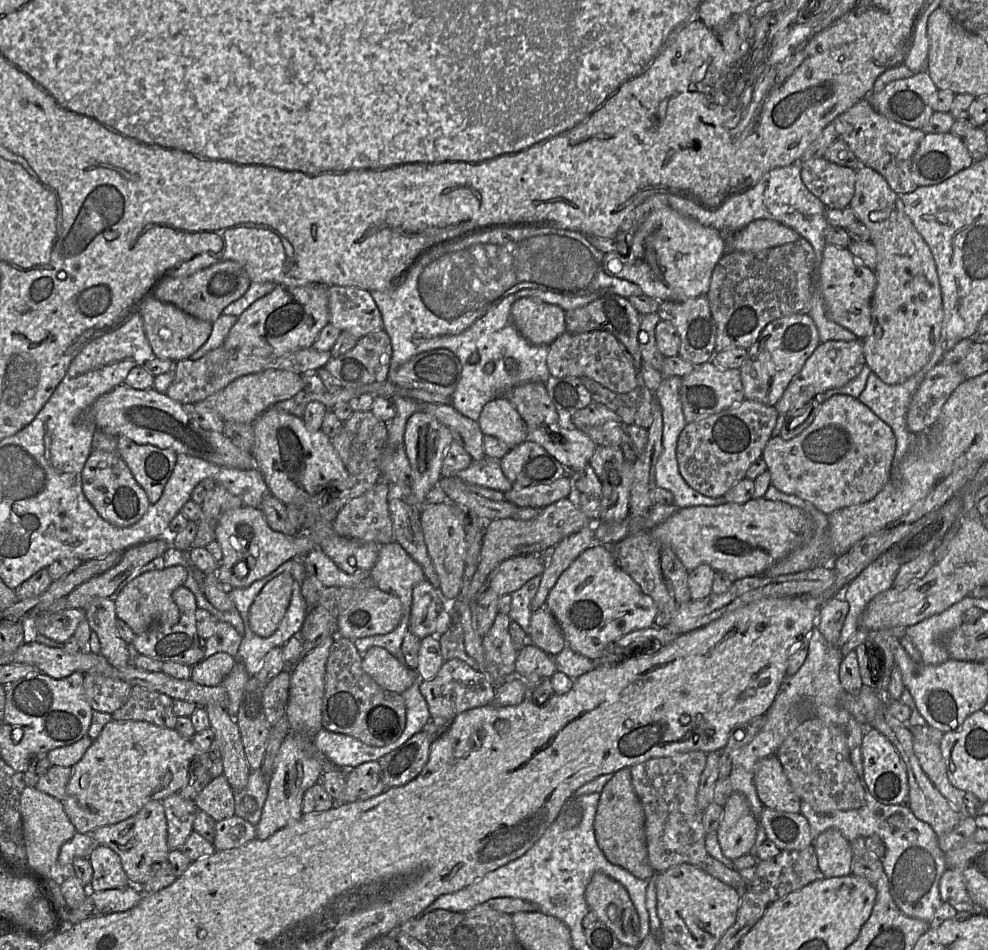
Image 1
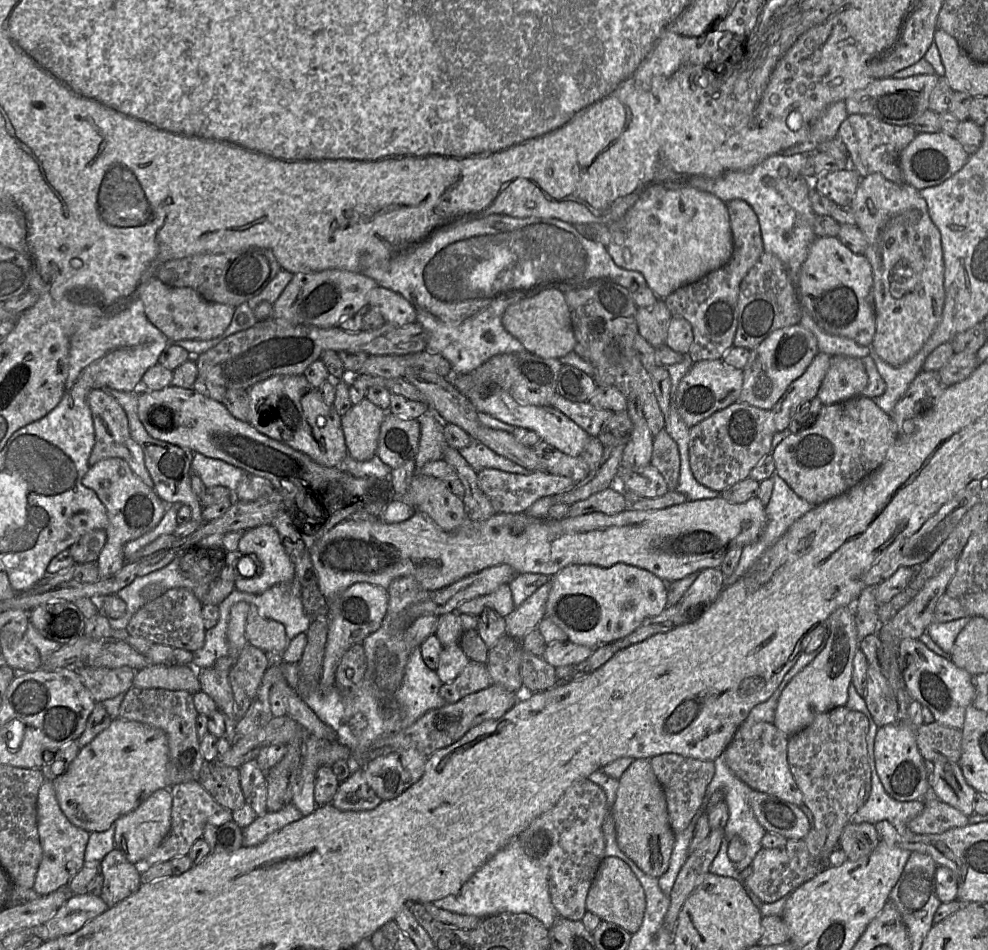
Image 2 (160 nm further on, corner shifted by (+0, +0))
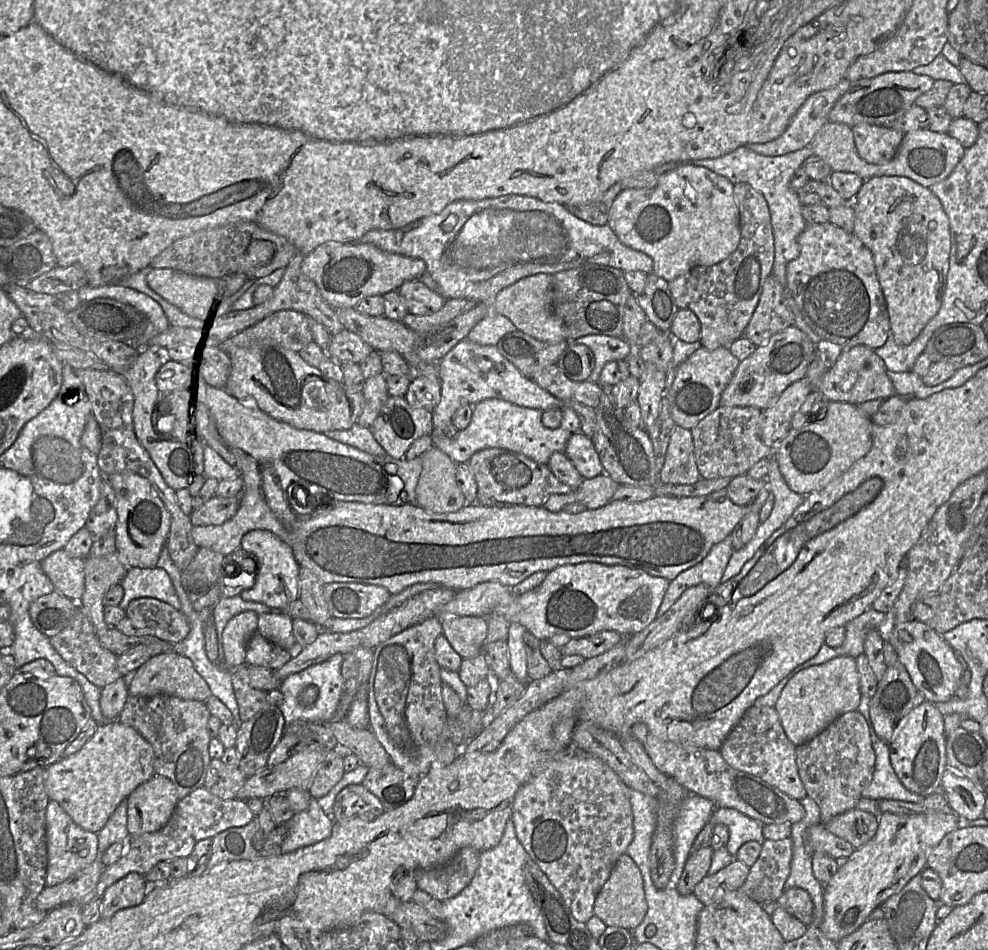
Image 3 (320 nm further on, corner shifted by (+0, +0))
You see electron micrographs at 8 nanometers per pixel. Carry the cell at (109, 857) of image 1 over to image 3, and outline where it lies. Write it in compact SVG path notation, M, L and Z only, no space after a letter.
M132 872L108 887L101 904L101 919L112 917L120 910L140 905L149 889L144 876Z

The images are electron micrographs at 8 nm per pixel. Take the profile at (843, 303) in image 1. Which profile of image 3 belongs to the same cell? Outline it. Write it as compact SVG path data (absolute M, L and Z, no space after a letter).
M830 222L824 224L807 225L805 230L798 237L798 245L799 256L787 265L786 278L789 293L795 301L806 324L822 340L839 344L842 348L855 345L864 345L874 350L882 347L890 334L890 323L885 298L877 277L876 266L871 251L858 239L854 233L847 233Z

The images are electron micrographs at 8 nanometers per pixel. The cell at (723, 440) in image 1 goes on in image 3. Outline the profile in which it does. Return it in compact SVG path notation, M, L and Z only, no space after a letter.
M719 406L691 429L694 455L701 478L734 478L746 474L758 461L772 455L774 447L766 444L761 436L761 412L762 410L755 407Z

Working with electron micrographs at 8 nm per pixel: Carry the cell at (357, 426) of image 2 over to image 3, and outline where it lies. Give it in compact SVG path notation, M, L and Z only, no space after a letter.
M383 373L367 379L363 388L364 406L357 423L370 428L387 401L387 376Z

